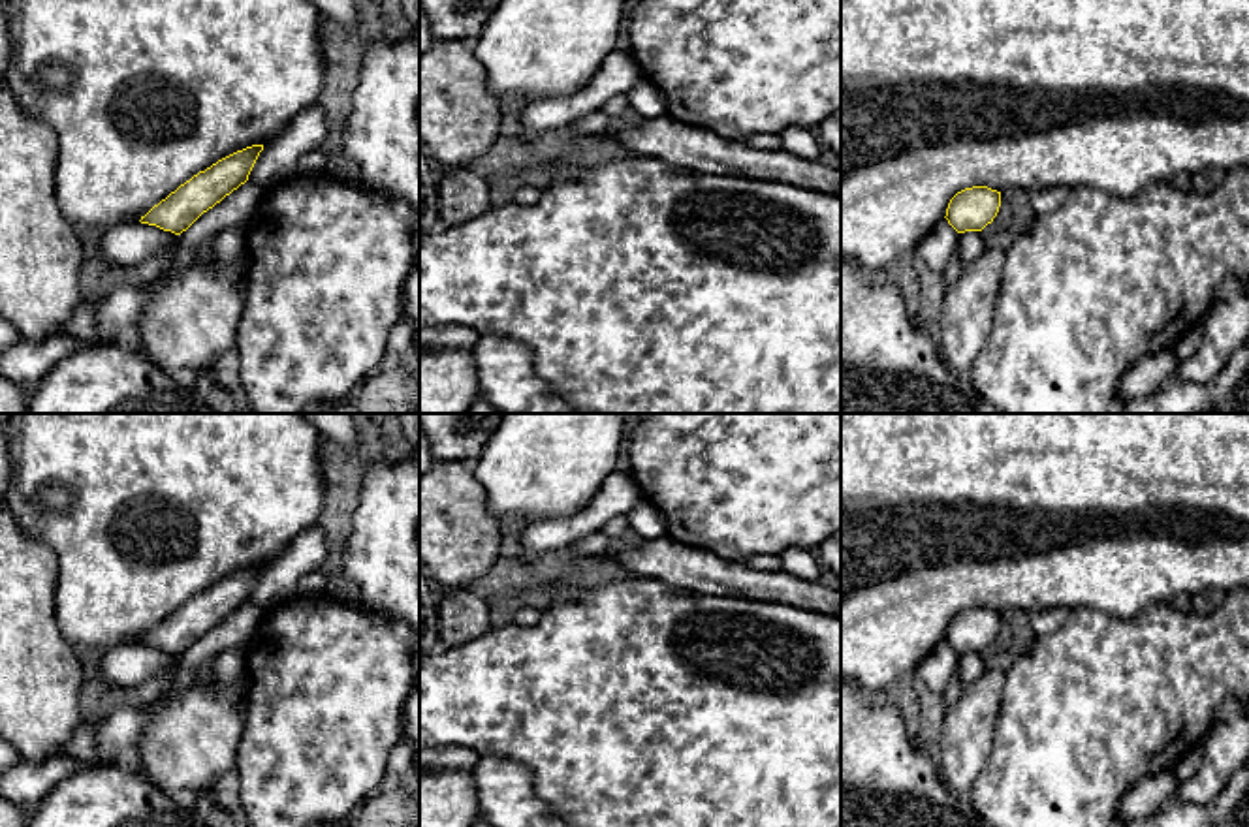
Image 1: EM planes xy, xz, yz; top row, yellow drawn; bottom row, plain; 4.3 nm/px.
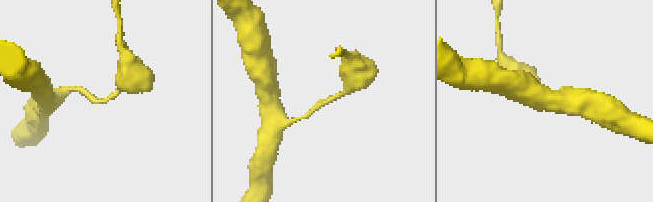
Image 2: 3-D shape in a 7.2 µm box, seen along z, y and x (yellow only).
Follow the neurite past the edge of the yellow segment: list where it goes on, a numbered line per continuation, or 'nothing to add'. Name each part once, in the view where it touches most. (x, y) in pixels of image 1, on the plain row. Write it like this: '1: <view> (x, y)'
nothing to add

